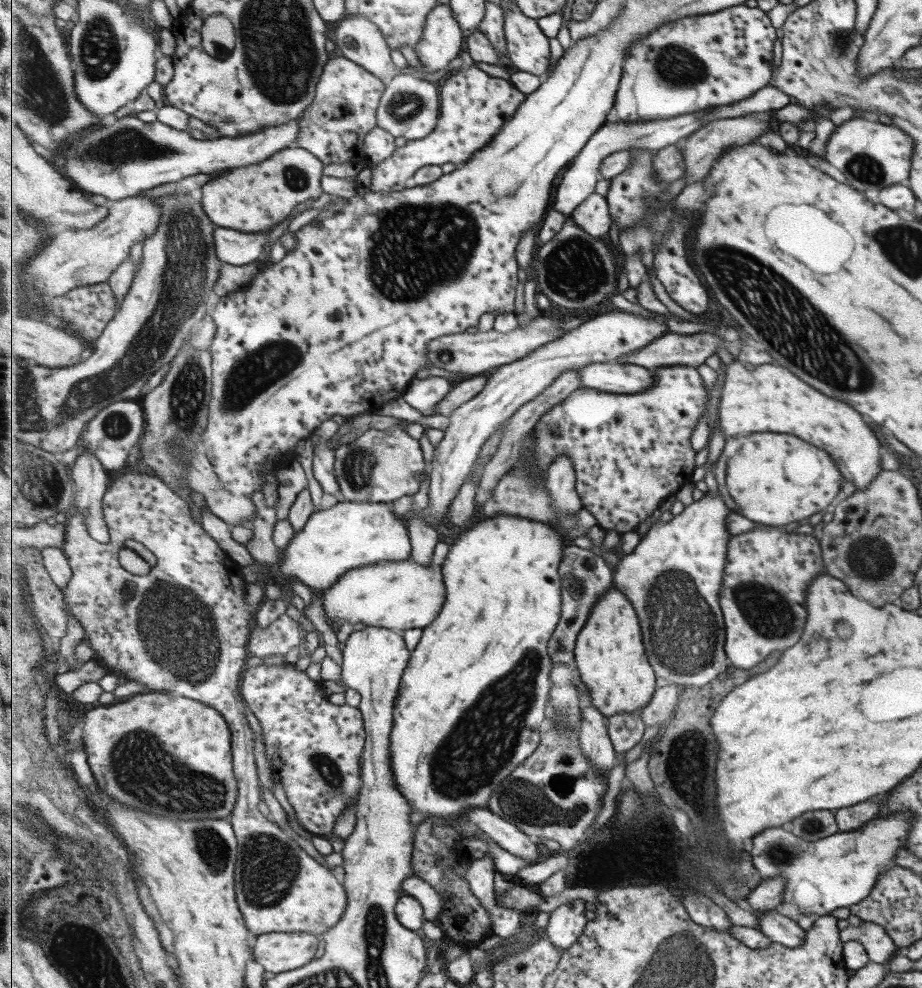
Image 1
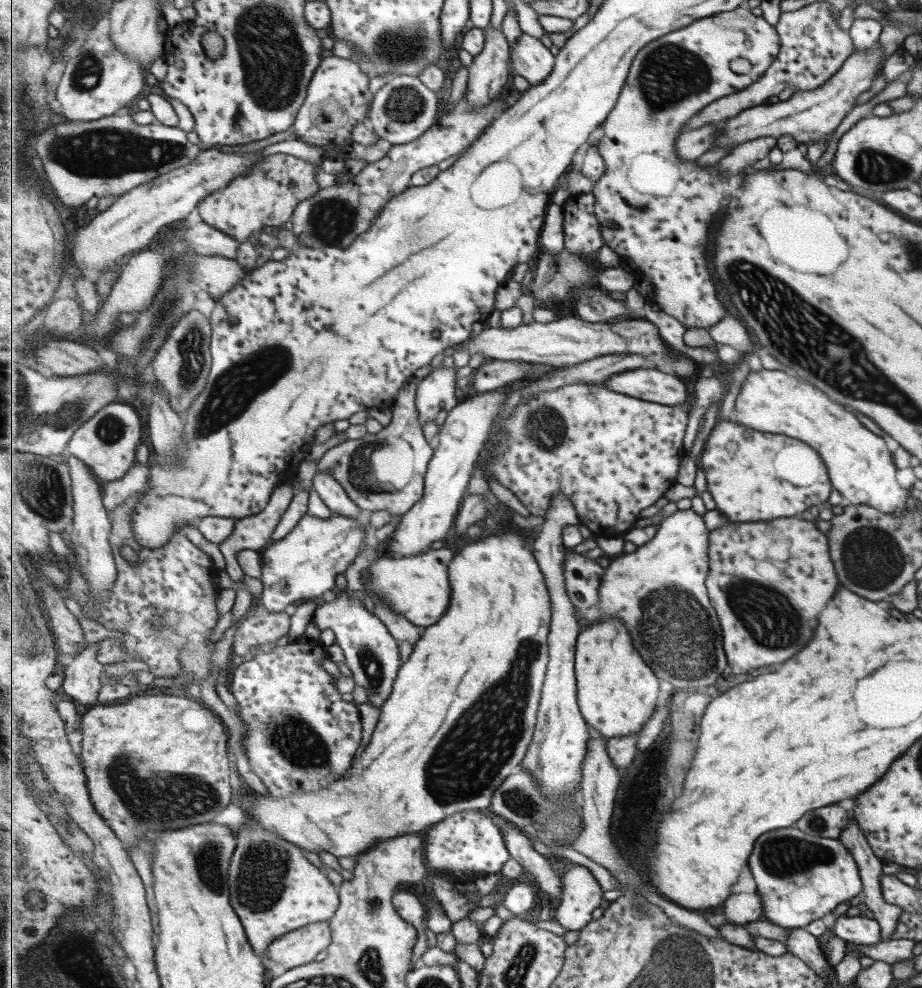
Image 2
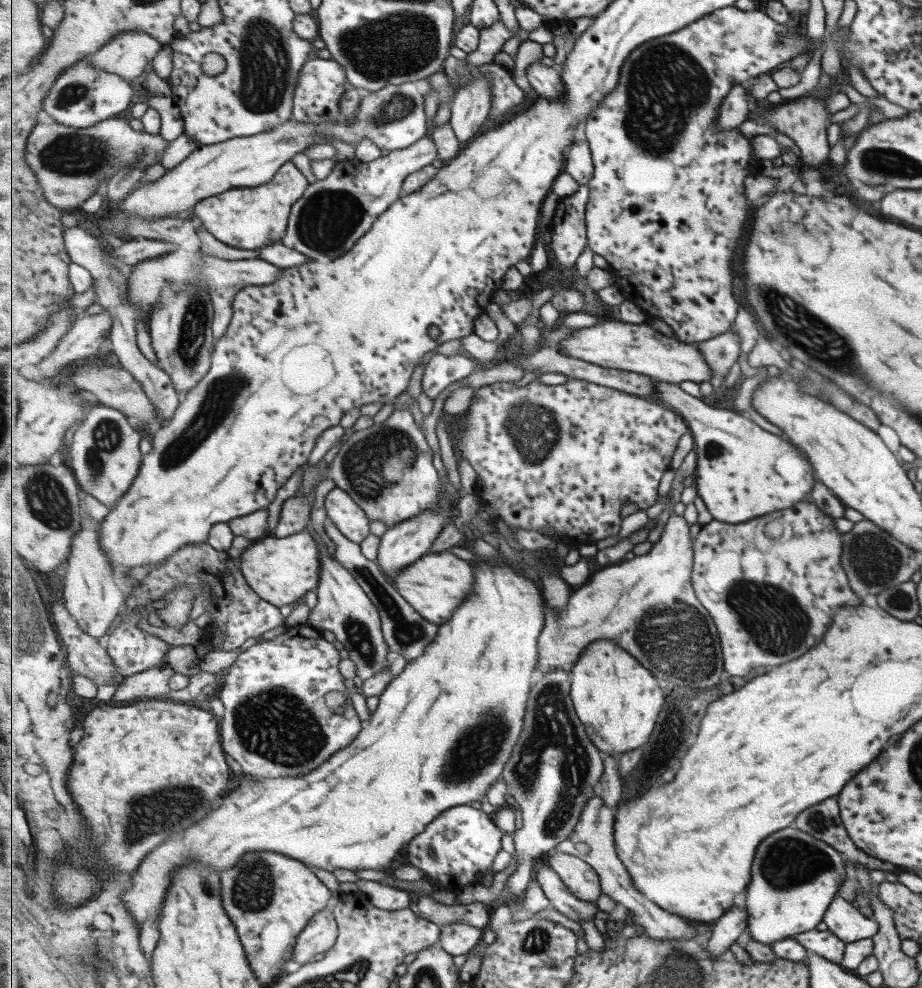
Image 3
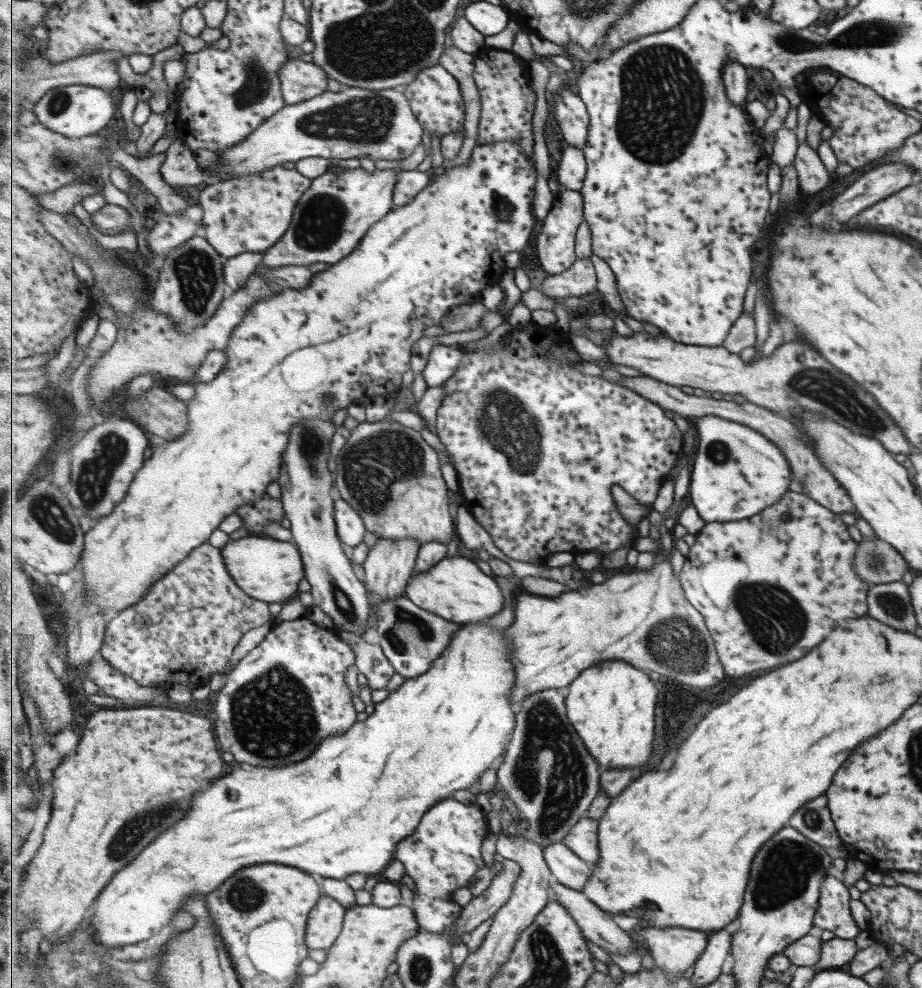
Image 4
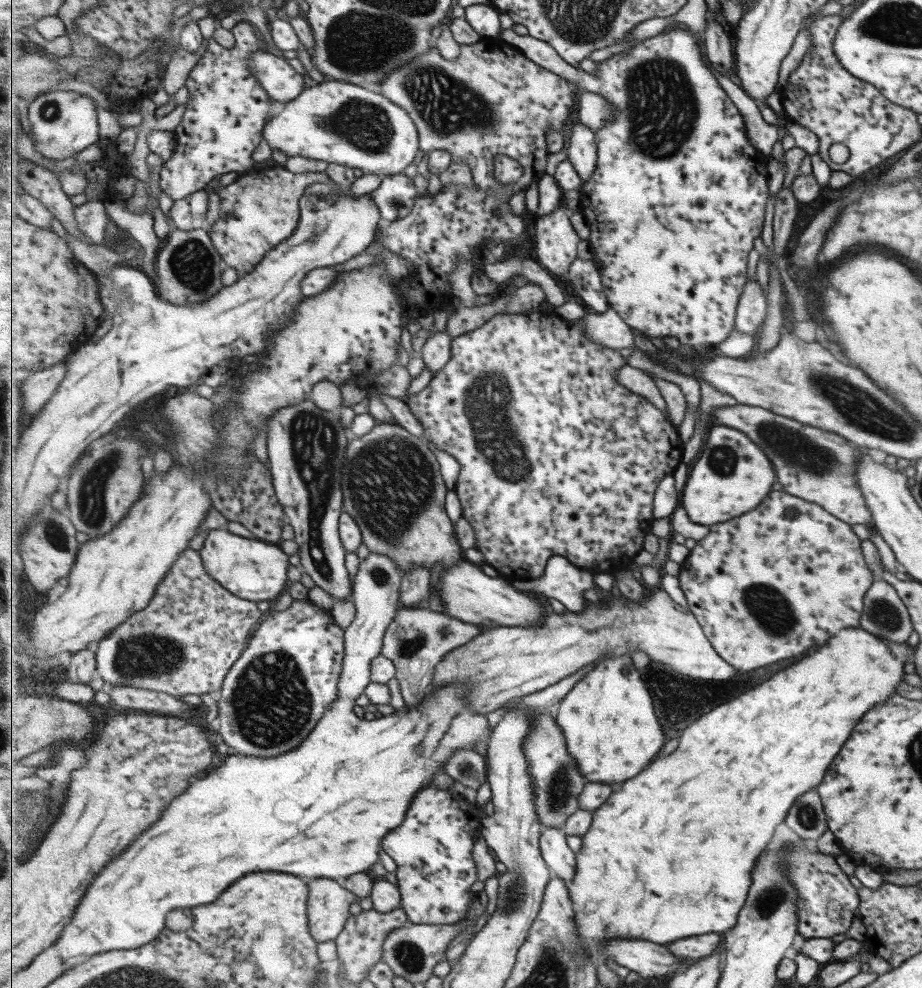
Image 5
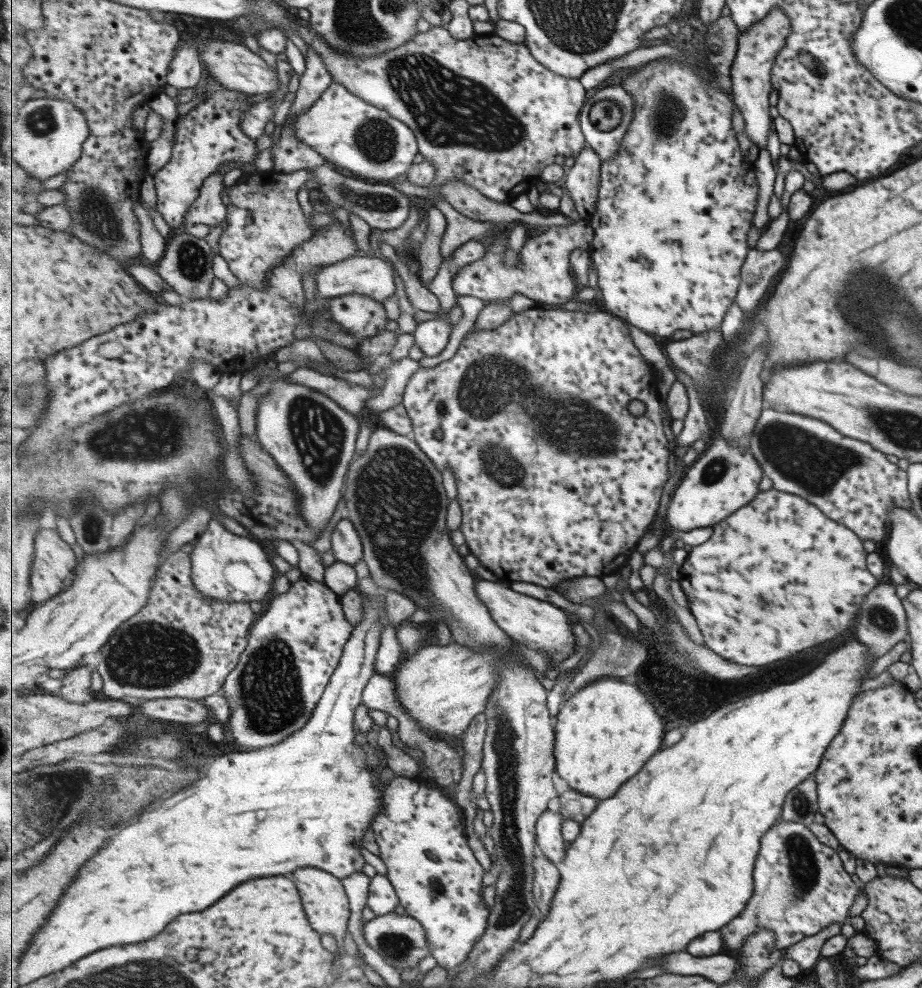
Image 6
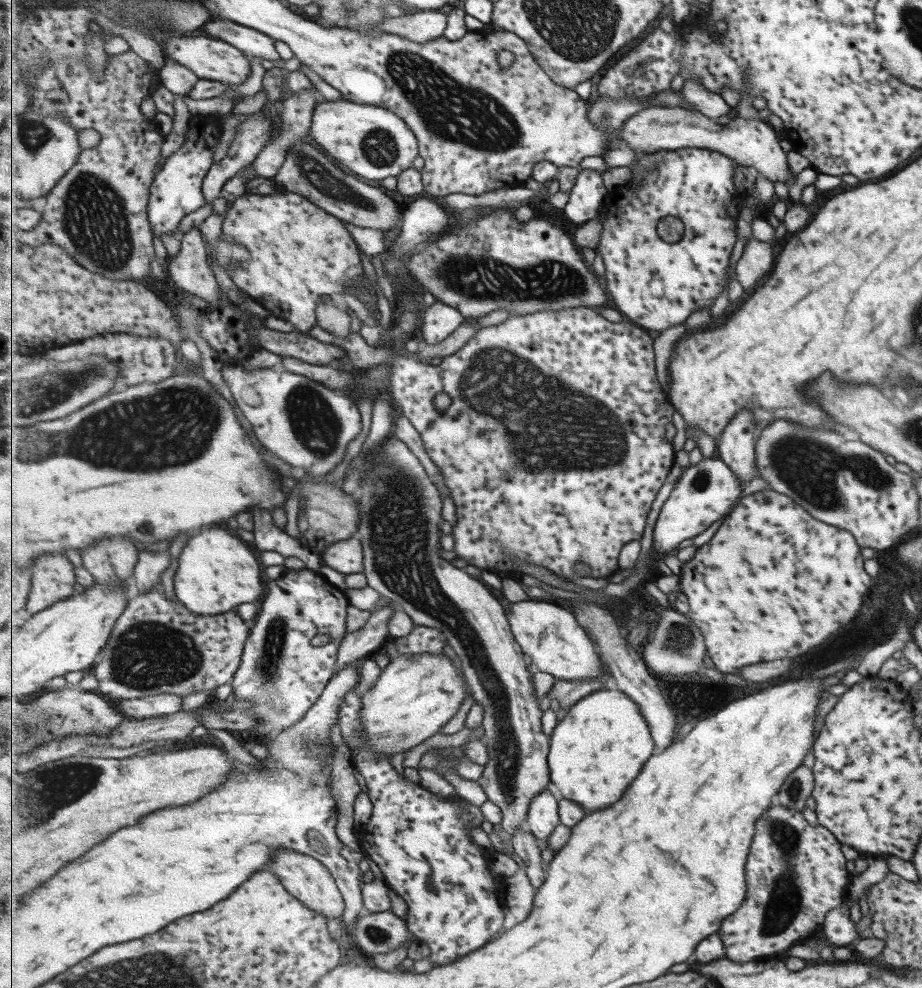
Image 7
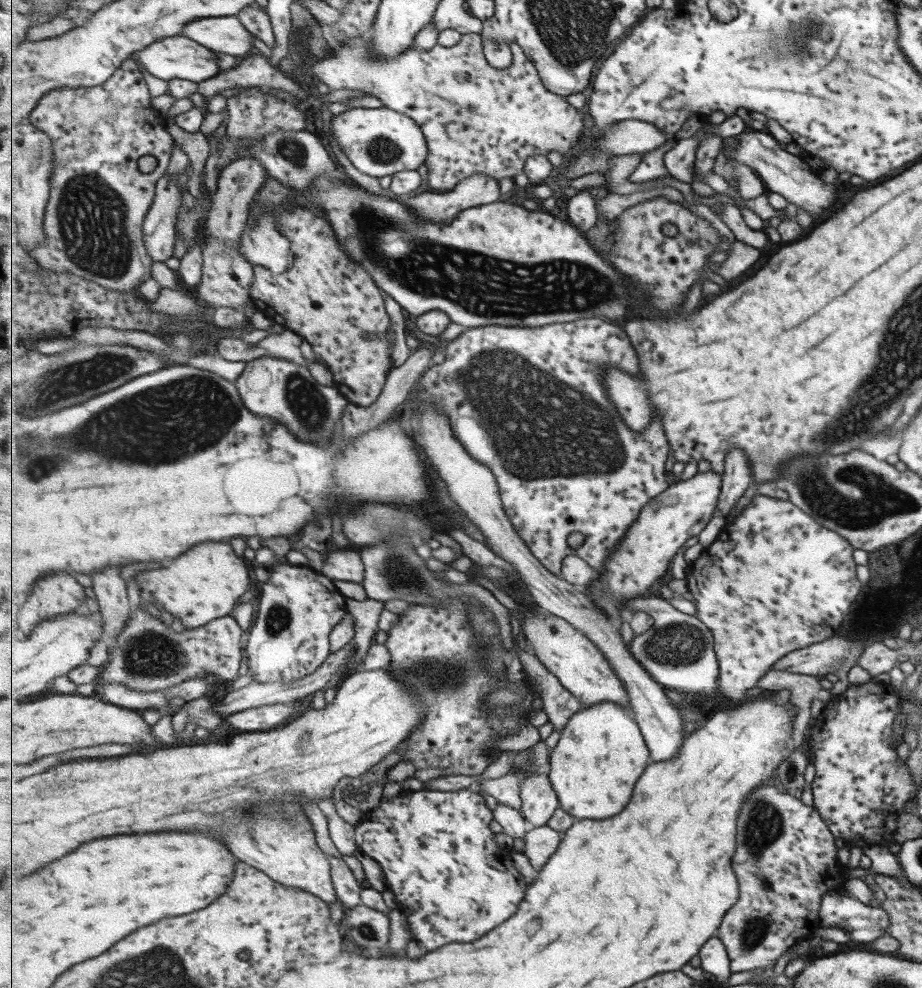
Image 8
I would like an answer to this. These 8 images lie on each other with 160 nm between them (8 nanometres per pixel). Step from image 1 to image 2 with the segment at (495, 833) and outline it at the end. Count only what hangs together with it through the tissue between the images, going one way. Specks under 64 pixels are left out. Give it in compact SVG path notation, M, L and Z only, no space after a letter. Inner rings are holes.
M513 824L501 829L504 833L504 839L508 843L512 859L535 877L540 891L549 896L551 903L559 904L564 891L563 879L553 870L551 862L542 856L542 852L537 852L533 848L530 840L531 833Z

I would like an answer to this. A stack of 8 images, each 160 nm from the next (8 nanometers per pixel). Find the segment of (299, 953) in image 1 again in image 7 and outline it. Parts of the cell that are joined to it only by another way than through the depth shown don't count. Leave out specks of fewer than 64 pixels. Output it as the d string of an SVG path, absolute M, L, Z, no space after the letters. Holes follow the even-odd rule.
M283 850L275 856L275 860L271 864L271 870L281 879L285 888L311 910L316 910L319 914L325 914L327 919L341 920L344 917L346 909L344 894L332 875L332 871L329 870L328 866L325 866L324 862L307 854L301 854L300 851L293 852L291 850L289 852L289 850Z

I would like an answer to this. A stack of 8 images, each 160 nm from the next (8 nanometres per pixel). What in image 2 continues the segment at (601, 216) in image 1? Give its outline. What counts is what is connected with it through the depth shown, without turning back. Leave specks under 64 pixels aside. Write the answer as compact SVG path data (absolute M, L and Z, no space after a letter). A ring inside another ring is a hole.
M577 194L564 208L565 249L572 253L591 256L606 244L601 221L596 213L596 195Z

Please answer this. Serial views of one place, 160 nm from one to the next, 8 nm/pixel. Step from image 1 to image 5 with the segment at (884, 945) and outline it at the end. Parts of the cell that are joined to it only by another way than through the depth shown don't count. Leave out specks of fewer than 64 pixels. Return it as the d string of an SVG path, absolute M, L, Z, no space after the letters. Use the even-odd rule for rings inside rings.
M803 838L793 843L783 843L779 850L782 855L782 867L788 881L796 890L798 900L797 922L799 933L804 938L801 946L794 951L815 962L828 963L835 943L829 939L835 934L847 933L849 924L858 907L857 889L850 885L847 876L837 867L835 857L821 852L810 852L803 844Z

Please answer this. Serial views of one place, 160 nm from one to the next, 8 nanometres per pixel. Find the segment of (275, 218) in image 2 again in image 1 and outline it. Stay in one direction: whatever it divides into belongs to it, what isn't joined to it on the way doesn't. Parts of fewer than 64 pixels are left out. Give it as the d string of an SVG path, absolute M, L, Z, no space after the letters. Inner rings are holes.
M294 145L265 162L230 169L211 179L202 187L201 201L209 218L219 227L244 233L269 231L283 222L297 204L308 200L317 205L326 198L321 188L324 165L312 151Z

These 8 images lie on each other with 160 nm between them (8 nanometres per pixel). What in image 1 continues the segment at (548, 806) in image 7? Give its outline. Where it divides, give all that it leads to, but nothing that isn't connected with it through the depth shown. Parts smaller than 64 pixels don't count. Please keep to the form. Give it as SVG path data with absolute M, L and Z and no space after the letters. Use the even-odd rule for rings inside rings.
M583 900L571 901L550 912L546 934L563 952L582 939L583 931L590 922L584 912L587 912L587 904Z

